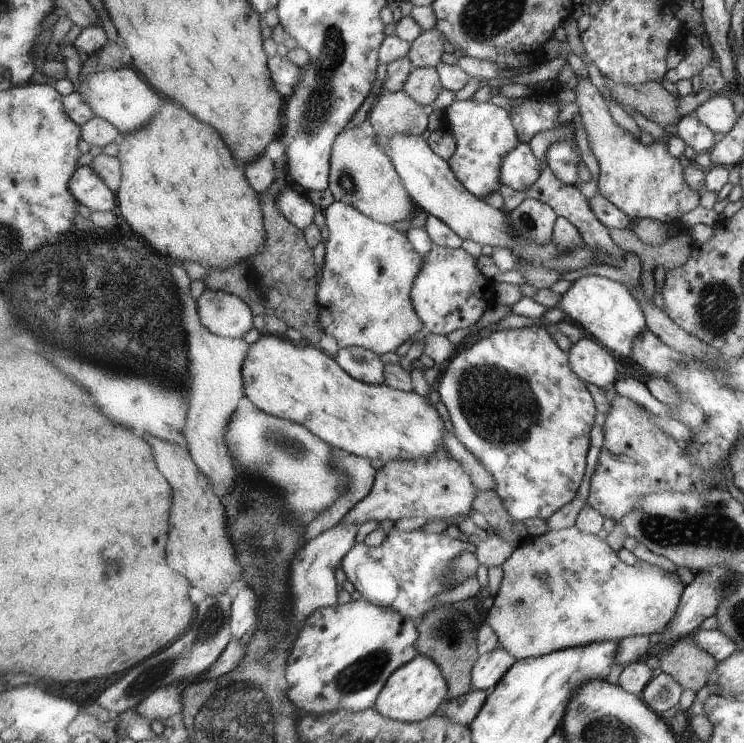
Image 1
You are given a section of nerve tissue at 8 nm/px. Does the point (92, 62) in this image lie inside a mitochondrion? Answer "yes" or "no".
no

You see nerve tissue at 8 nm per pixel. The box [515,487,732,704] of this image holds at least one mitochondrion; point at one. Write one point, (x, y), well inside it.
(662, 690)

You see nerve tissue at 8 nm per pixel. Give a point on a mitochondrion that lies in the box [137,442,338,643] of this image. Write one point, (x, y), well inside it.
(270, 577)

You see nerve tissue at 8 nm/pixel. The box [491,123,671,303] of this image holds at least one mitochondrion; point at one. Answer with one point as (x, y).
(527, 221)

